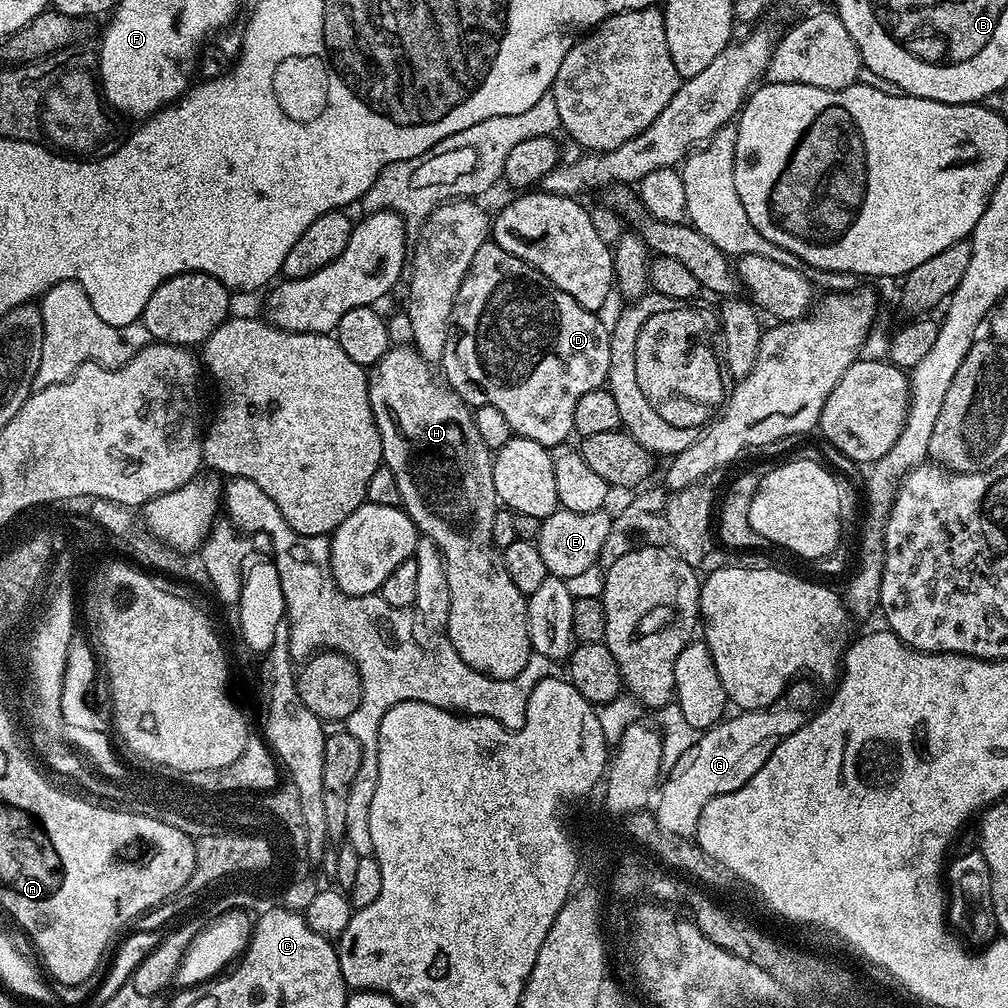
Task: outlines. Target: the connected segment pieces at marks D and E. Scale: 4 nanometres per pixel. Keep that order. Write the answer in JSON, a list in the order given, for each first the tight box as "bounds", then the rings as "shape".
[{"bounds":[442,242,612,450],"shape":[[[485,242],[482,246],[478,246],[478,254],[474,254],[474,262],[470,262],[470,270],[454,298],[452,327],[448,330],[448,341],[442,361],[443,379],[448,387],[453,388],[473,409],[478,406],[494,406],[505,416],[506,422],[510,422],[515,435],[530,438],[550,450],[555,444],[565,443],[569,439],[568,435],[573,435],[574,410],[577,409],[582,394],[590,394],[590,390],[607,385],[612,338],[609,325],[607,323],[604,325],[600,318],[597,313],[586,310],[574,298],[570,298],[570,294],[558,290],[558,286],[550,283],[537,268],[522,262],[522,258],[514,258],[514,254],[506,254],[506,250],[502,250],[502,246],[494,242]]]},{"bounds":[534,508,614,580],"shape":[[[557,508],[554,514],[550,514],[546,519],[540,521],[540,529],[536,535],[534,543],[538,546],[538,554],[542,554],[542,562],[546,562],[546,570],[550,576],[559,576],[561,580],[574,578],[575,575],[582,574],[584,570],[597,563],[600,551],[604,548],[608,536],[613,535],[614,520],[611,515],[607,516],[607,511],[599,512],[571,512],[565,508]]]}]

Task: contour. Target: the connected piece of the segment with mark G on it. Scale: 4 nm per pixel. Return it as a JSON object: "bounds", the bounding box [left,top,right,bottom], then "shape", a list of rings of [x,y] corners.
{"bounds":[654,702,810,837],"shape":[[[782,702],[770,708],[759,708],[753,712],[740,710],[735,714],[737,716],[729,715],[712,728],[703,729],[696,737],[696,744],[690,746],[682,758],[678,758],[673,768],[667,769],[666,779],[658,788],[654,815],[657,826],[668,836],[695,837],[698,818],[702,818],[706,802],[746,786],[746,782],[750,782],[750,778],[754,778],[754,774],[766,766],[766,758],[770,758],[781,740],[790,738],[790,734],[794,734],[810,719],[802,706]]]}

